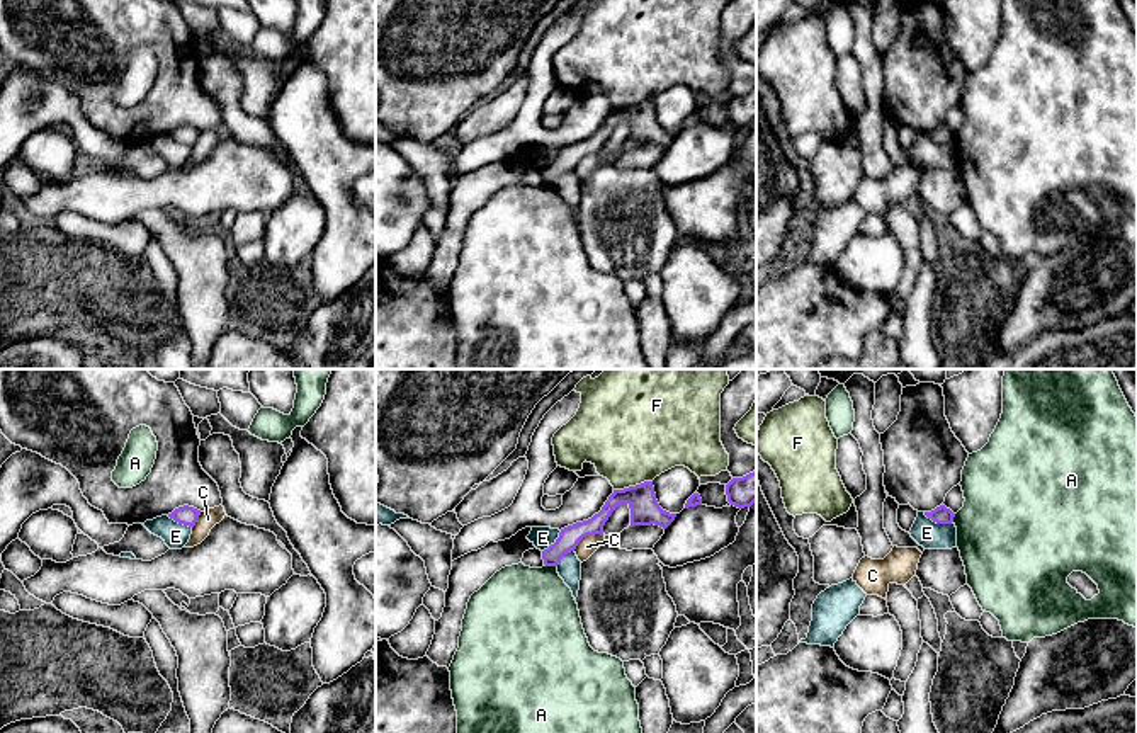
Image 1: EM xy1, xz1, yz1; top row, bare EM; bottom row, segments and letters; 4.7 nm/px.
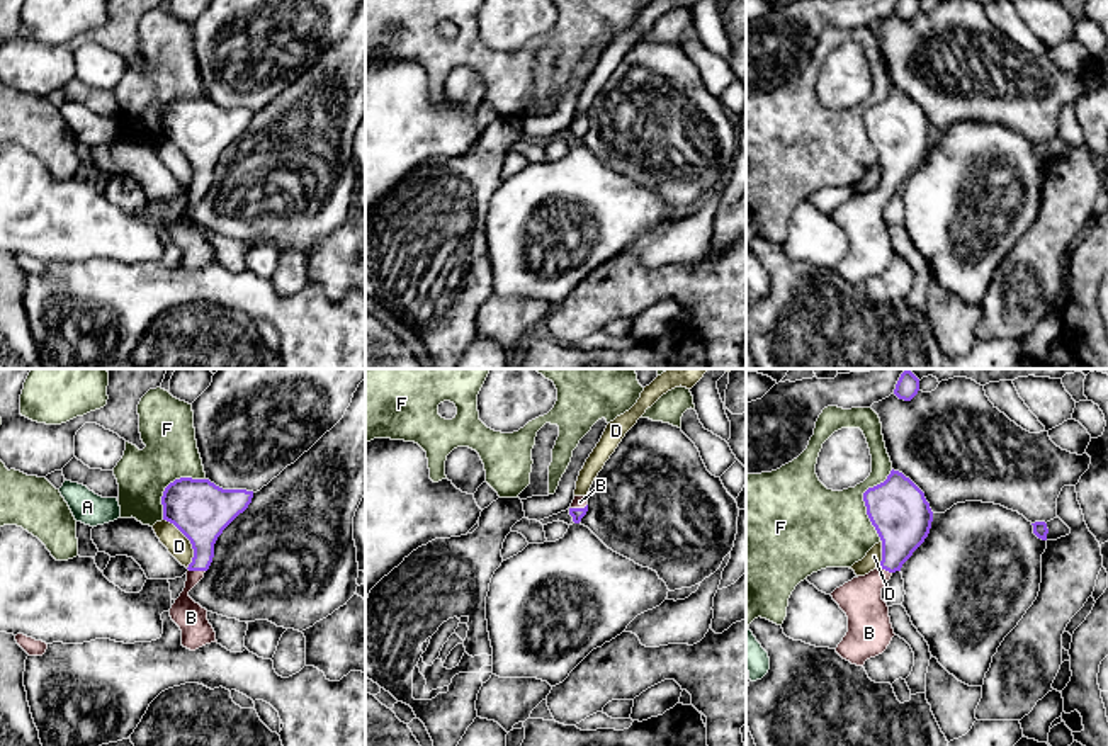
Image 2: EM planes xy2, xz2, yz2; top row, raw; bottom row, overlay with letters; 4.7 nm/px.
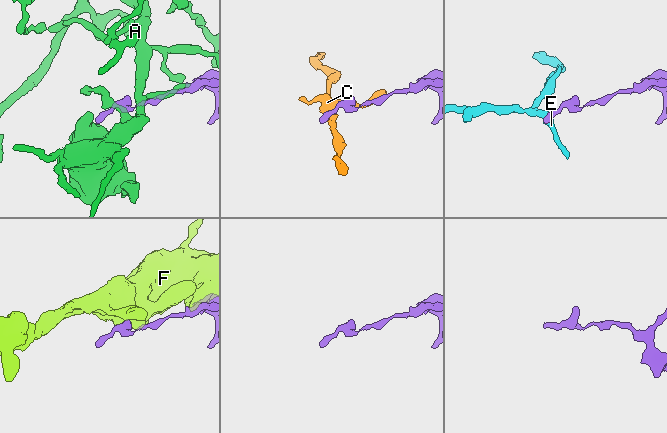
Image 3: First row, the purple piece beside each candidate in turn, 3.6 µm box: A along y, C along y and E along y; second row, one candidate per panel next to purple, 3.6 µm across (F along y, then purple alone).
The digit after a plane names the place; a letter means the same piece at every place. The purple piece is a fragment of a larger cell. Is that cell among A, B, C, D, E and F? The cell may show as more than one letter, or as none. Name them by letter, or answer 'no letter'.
B

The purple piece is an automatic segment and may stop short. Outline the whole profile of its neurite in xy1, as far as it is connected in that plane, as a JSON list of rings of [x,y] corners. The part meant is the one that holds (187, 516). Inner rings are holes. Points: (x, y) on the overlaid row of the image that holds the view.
[[[189,505],[178,507],[172,514],[168,514],[170,519],[189,527],[195,526],[199,515],[201,515],[201,510]]]

